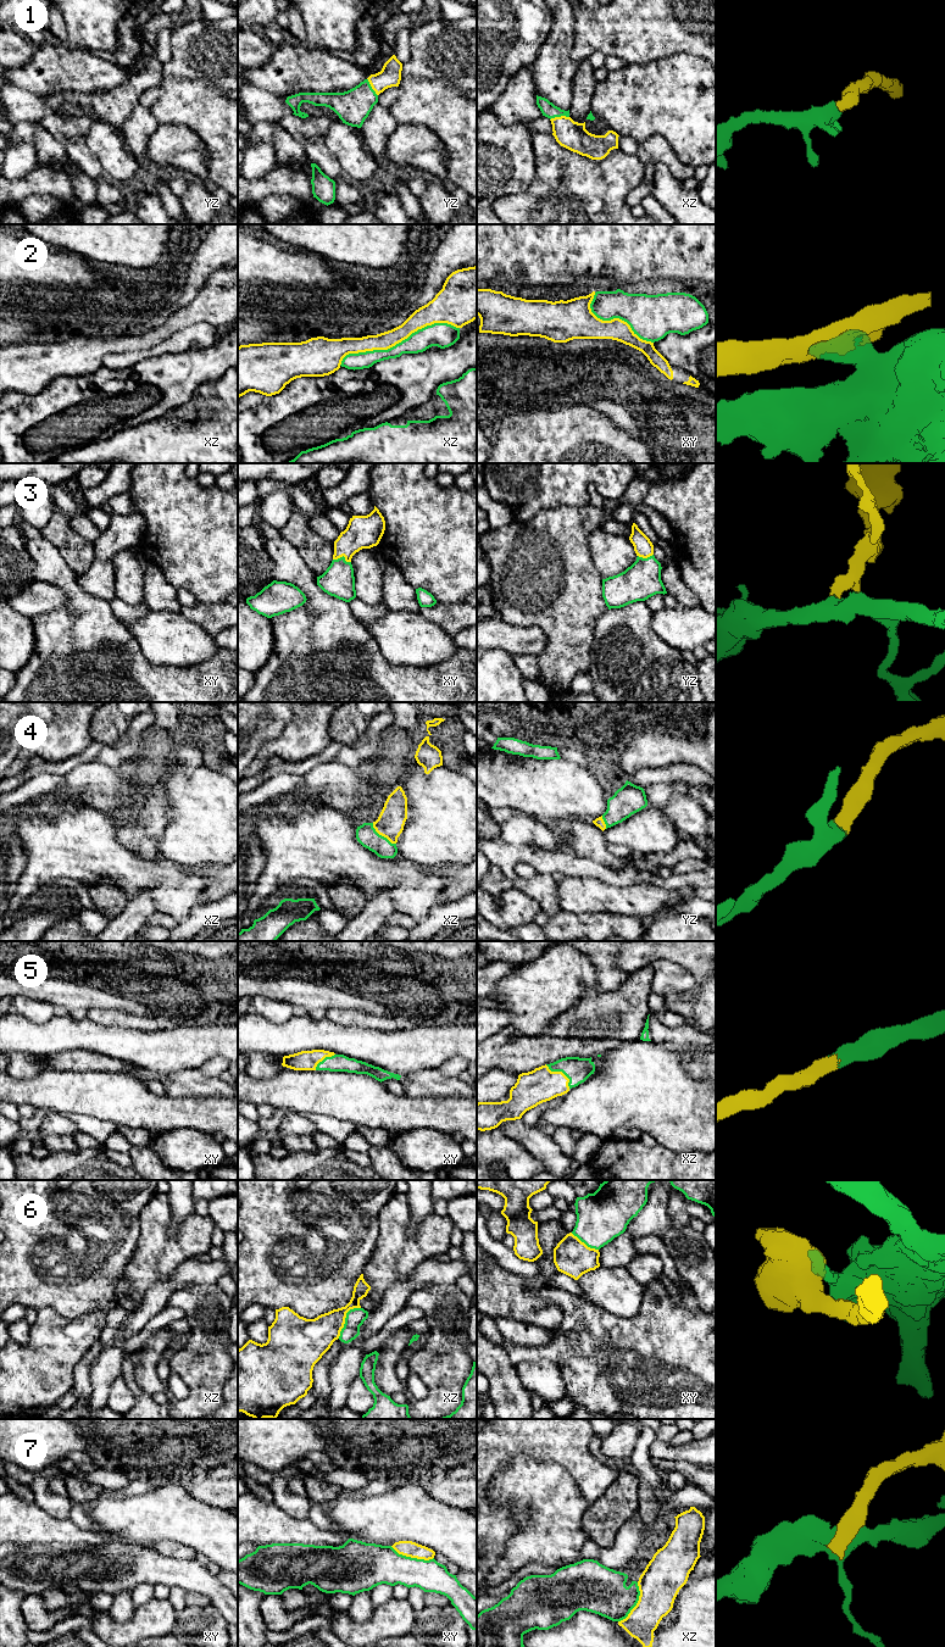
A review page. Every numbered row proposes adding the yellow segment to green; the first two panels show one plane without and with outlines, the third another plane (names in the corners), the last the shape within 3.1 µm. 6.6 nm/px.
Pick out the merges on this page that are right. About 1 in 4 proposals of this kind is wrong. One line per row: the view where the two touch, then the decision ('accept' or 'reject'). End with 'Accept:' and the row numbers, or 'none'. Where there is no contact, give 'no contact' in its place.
1: contact in xz; accept
2: contact in xz; reject
3: contact in xy; accept
4: contact in xz; accept
5: contact in xz; accept
6: contact in xz; reject
7: contact in xy; reject
Accept: 1, 3, 4, 5

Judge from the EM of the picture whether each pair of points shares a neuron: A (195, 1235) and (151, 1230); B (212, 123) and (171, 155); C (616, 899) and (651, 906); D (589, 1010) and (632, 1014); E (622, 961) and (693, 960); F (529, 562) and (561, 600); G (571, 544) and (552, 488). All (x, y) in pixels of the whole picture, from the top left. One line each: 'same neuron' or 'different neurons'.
A: same neuron
B: different neurons
C: same neuron
D: same neuron
E: same neuron
F: same neuron
G: different neurons

